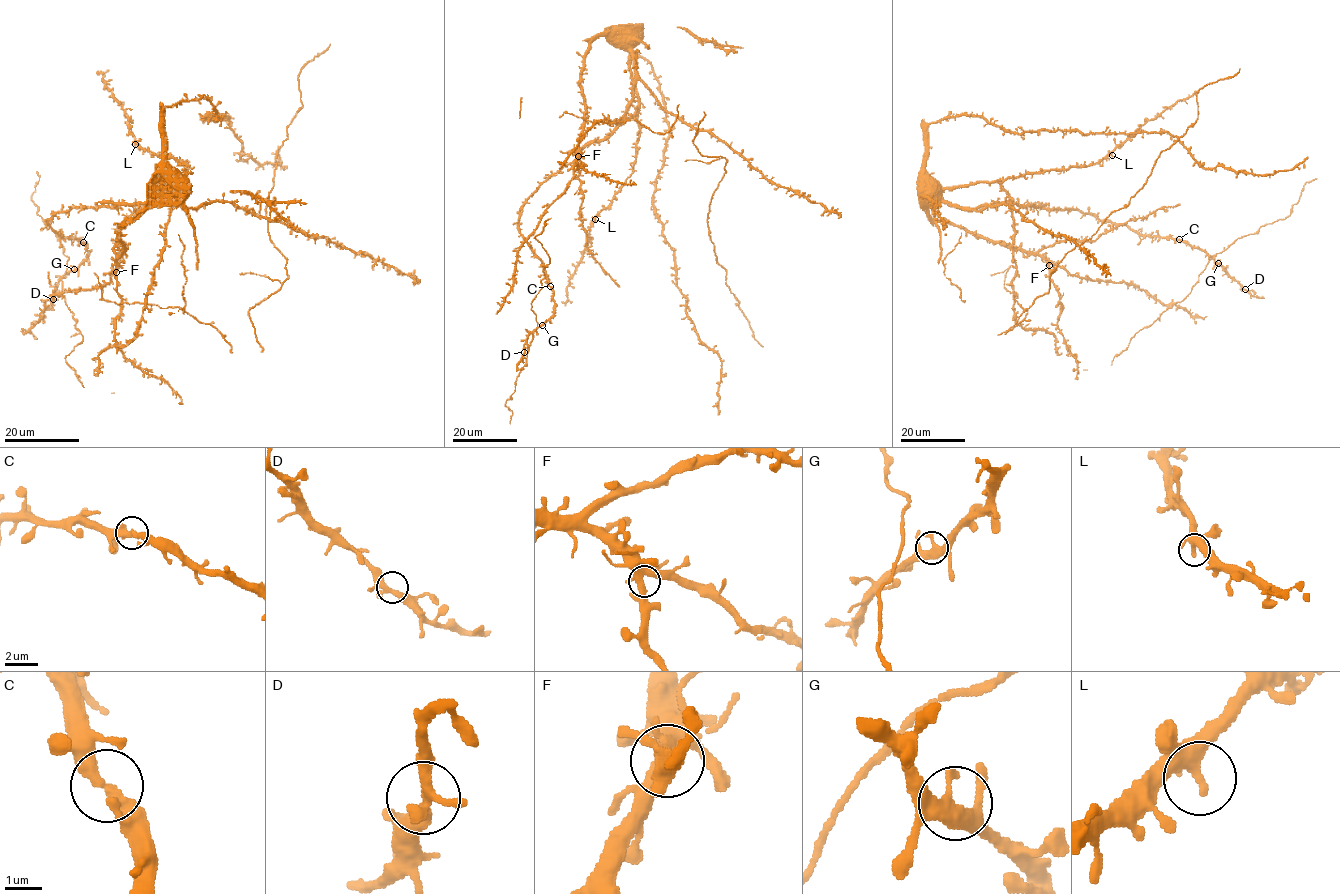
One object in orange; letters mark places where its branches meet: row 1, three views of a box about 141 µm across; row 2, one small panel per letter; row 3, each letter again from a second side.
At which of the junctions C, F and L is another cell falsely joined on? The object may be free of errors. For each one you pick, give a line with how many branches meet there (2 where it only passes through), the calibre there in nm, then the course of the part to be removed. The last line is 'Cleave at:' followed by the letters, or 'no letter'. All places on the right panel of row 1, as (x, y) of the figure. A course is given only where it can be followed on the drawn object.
Cleave at: no letter

